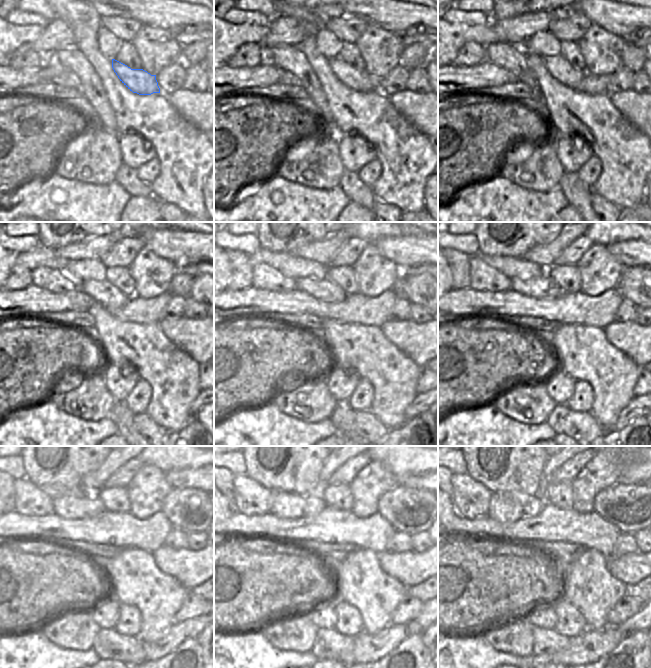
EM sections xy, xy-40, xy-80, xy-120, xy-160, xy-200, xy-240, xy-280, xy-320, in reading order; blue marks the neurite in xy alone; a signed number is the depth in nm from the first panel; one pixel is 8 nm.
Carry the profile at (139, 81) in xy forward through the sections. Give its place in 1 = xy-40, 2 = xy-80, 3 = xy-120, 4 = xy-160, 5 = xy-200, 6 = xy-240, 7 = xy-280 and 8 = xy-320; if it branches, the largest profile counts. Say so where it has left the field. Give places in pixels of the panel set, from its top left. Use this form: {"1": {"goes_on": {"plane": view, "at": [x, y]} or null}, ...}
{"1": {"goes_on": {"plane": "xy-40", "at": [361, 81]}}, "2": {"goes_on": {"plane": "xy-80", "at": [557, 66]}}, "3": {"goes_on": {"plane": "xy-120", "at": [103, 292]}}, "4": {"goes_on": {"plane": "xy-160", "at": [323, 289]}}, "5": {"goes_on": {"plane": "xy-200", "at": [543, 287]}}, "6": {"goes_on": {"plane": "xy-240", "at": [90, 506]}}, "7": {"goes_on": {"plane": "xy-280", "at": [285, 505]}}, "8": {"goes_on": {"plane": "xy-320", "at": [505, 506]}}}

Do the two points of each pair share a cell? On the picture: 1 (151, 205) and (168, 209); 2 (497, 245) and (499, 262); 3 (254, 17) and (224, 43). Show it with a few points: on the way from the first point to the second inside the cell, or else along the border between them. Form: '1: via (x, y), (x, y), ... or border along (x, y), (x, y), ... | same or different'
1: border along (163, 202), (159, 211) | different
2: border along (480, 253), (521, 257) | different
3: border along (224, 19), (233, 24), (266, 24), (268, 26) | different

